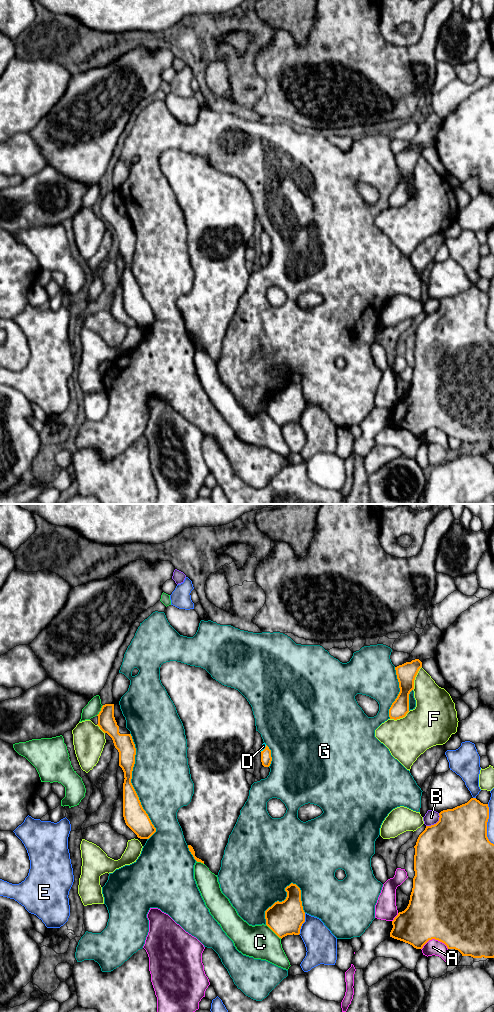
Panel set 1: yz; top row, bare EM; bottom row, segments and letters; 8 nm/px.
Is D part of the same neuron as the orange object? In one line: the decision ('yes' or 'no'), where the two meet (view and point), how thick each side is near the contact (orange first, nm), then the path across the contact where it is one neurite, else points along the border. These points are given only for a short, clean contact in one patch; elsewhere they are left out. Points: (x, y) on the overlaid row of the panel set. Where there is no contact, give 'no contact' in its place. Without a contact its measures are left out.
yes | yz (264, 749) | 90/40 nm | across yz (266, 758), (264, 749), (263, 746)

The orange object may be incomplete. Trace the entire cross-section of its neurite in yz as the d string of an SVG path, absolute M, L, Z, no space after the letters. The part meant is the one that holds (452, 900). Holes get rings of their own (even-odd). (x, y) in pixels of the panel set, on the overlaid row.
M471 798L467 803L453 809L443 810L439 813L439 821L431 826L426 826L425 830L419 835L414 855L413 888L407 908L399 912L392 921L393 928L390 937L412 945L416 949L423 946L432 939L444 943L448 949L459 951L462 956L473 958L494 958L494 844L487 837L487 822L489 819L488 804L483 804L476 798Z

